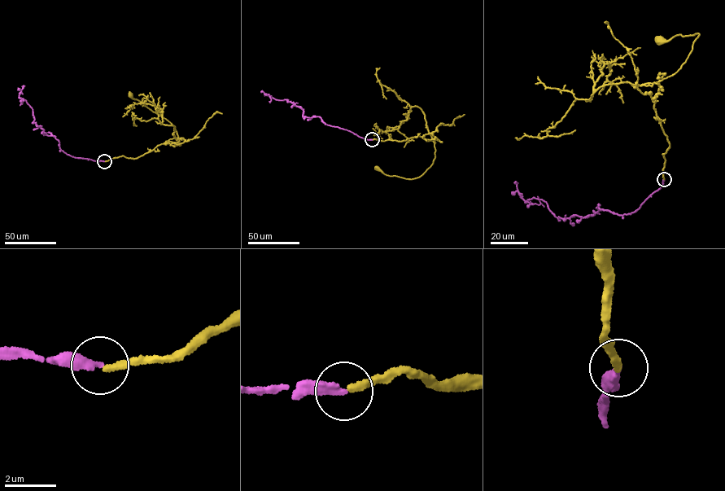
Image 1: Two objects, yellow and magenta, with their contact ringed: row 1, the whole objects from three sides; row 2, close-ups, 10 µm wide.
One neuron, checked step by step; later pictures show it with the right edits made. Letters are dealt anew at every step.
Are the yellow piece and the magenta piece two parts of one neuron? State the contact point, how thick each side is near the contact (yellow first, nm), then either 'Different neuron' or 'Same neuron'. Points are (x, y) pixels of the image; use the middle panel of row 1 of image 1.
Place: (372, 139). Thickness 280 nm (yellow) against 360 nm. Same neuron

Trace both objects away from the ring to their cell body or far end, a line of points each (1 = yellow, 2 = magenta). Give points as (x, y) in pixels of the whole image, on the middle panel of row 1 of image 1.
1: (373, 139), (436, 137), (429, 133), (434, 158), (419, 177), (390, 176), (377, 168)
2: (373, 139), (328, 124), (319, 116), (303, 116), (301, 107), (287, 99), (276, 99), (265, 94), (264, 95)

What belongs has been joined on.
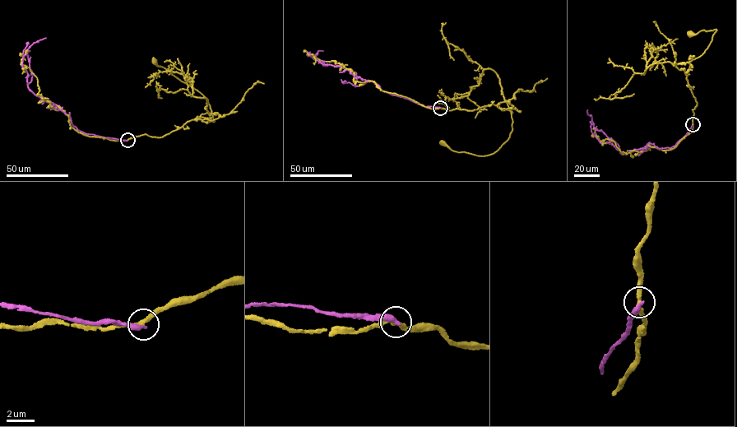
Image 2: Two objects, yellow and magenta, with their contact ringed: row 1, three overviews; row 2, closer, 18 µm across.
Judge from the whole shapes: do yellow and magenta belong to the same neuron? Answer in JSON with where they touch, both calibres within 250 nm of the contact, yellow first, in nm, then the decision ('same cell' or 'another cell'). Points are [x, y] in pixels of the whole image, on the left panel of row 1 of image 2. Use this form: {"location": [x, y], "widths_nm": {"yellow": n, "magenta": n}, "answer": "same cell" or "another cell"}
{"location": [127, 140], "widths_nm": {"yellow": 260, "magenta": 360}, "answer": "another cell"}

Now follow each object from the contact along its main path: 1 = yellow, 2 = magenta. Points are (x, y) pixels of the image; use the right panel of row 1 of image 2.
1: (692, 124), (692, 110), (697, 104), (686, 78), (691, 65), (680, 63), (699, 57), (716, 30), (691, 34)
2: (692, 124), (671, 147), (649, 146), (634, 149), (625, 155), (620, 152), (615, 141), (595, 128), (587, 109)

